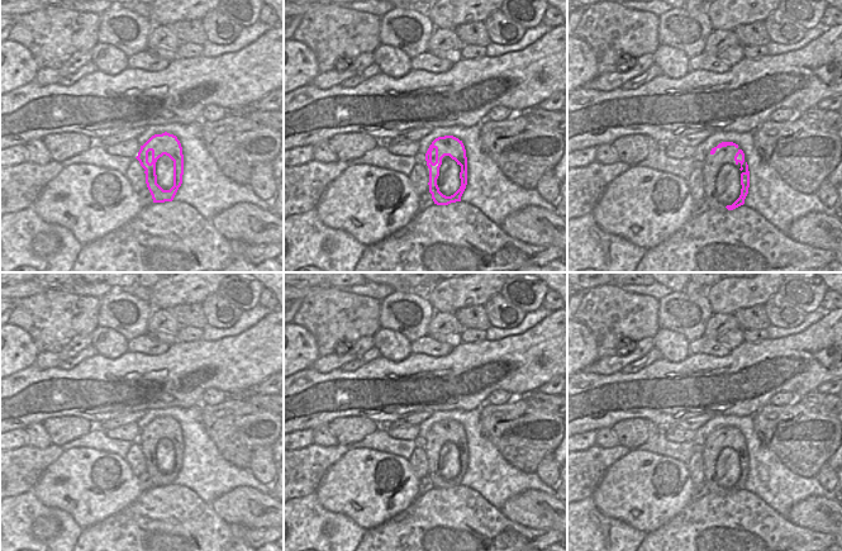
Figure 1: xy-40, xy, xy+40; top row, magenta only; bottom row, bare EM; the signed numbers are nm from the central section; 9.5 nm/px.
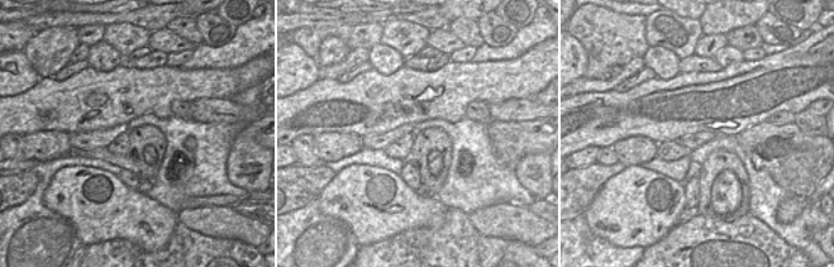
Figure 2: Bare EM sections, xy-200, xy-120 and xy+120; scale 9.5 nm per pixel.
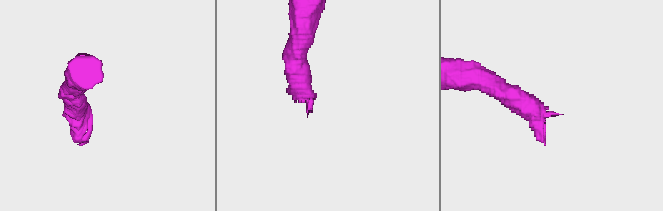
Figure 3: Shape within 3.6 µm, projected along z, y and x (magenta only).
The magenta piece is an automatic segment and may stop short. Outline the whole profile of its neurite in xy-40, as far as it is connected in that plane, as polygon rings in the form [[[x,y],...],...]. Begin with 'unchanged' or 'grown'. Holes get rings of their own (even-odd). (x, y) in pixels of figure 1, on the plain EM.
grown; [[[167,415],[152,419],[135,442],[143,451],[153,486],[172,485],[184,459],[184,438],[177,421]]]

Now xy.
grown; [[[453,419],[436,422],[429,429],[423,447],[429,464],[427,475],[432,478],[434,488],[448,489],[461,485],[467,469],[467,441],[462,424]]]

